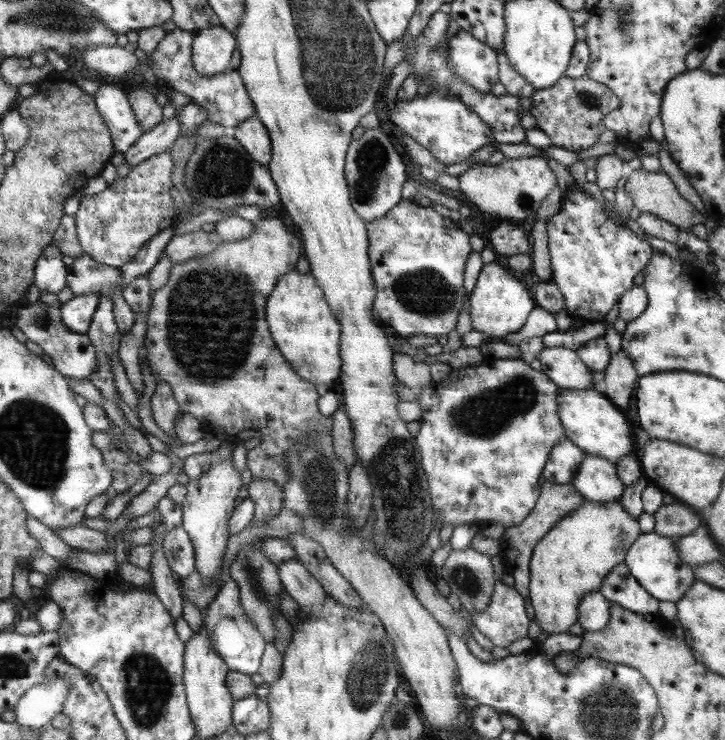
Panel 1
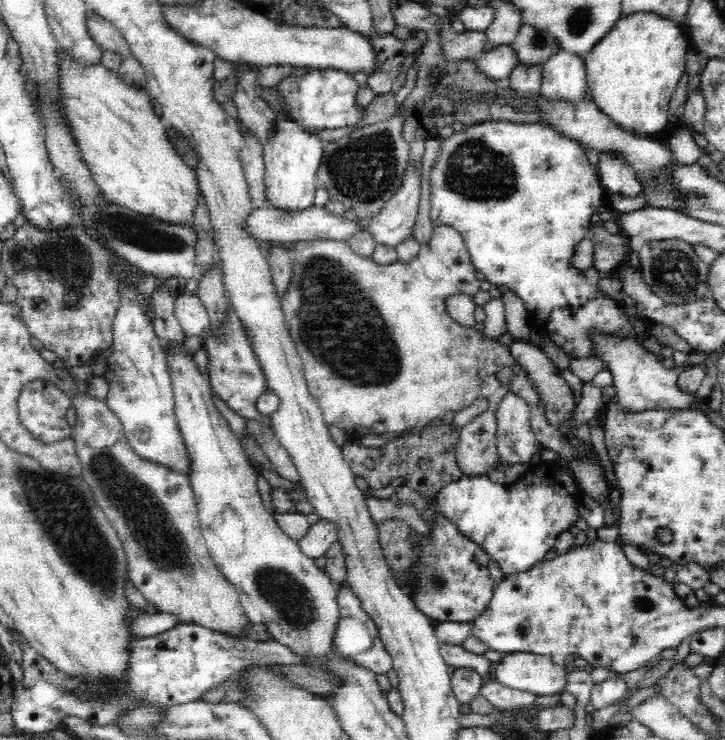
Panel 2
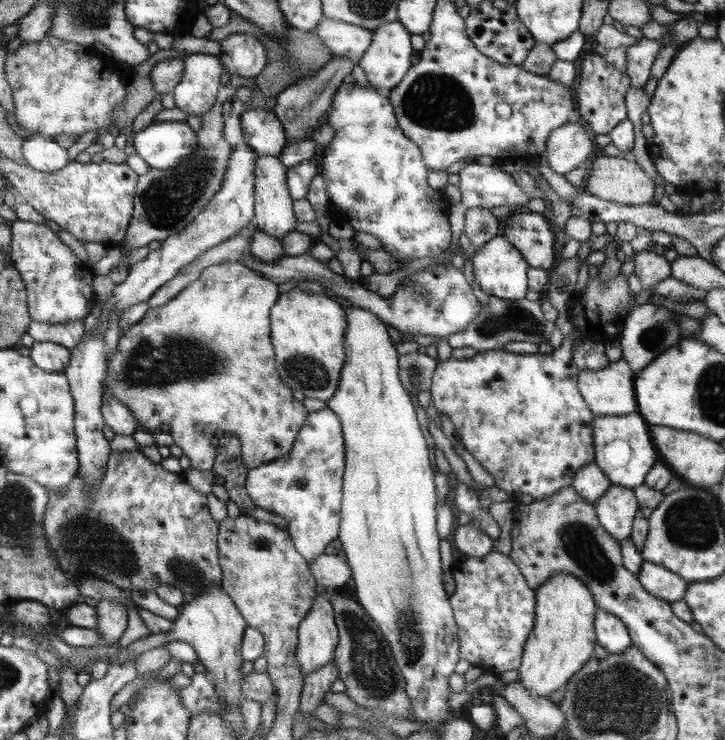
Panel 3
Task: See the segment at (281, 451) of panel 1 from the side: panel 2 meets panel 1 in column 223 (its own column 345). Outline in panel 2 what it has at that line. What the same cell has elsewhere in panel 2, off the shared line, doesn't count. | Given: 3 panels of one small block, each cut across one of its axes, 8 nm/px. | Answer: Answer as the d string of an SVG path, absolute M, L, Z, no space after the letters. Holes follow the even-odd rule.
M438 226L433 230L432 240L428 246L421 245L421 250L416 258L409 260L408 262L402 262L400 260L395 263L387 265L378 264L372 257L358 256L358 254L352 252L352 247L348 245L347 241L338 241L330 239L318 239L318 240L299 240L298 242L291 244L292 261L291 275L289 285L281 298L281 308L285 313L287 325L289 326L290 335L295 343L295 348L298 351L298 356L303 363L303 369L305 370L305 378L308 383L308 390L314 400L318 403L320 409L322 409L323 419L326 424L330 426L338 426L340 430L343 430L345 437L348 438L360 438L366 435L381 437L384 434L400 433L410 431L411 429L425 427L430 425L432 420L436 420L437 417L442 418L446 414L442 414L444 410L462 410L470 404L474 404L478 398L486 398L488 400L488 410L482 412L480 416L484 416L484 420L480 416L475 416L471 419L470 424L466 424L461 428L461 434L459 444L457 447L457 463L462 469L462 472L468 477L476 477L479 475L485 475L490 469L496 468L499 464L499 455L496 447L496 418L494 418L494 411L497 409L498 403L501 398L509 390L518 394L519 397L524 398L526 404L530 405L530 418L531 429L533 434L537 438L538 442L543 449L550 449L558 453L561 458L571 459L578 455L588 454L594 446L587 440L584 445L577 445L572 447L568 445L562 435L558 433L553 426L550 426L546 422L545 415L542 414L541 402L537 397L537 391L533 389L533 384L530 384L530 380L526 379L526 371L520 369L517 363L514 363L514 358L510 356L510 348L505 343L505 340L486 341L482 339L482 336L474 330L466 330L454 320L450 319L447 312L446 300L449 300L456 294L465 294L472 297L480 289L480 281L476 279L475 266L471 263L471 258L468 258L468 251L463 242L461 234L451 226ZM508 368L514 373L514 377L508 384L503 384L497 378L498 372L502 369Z

